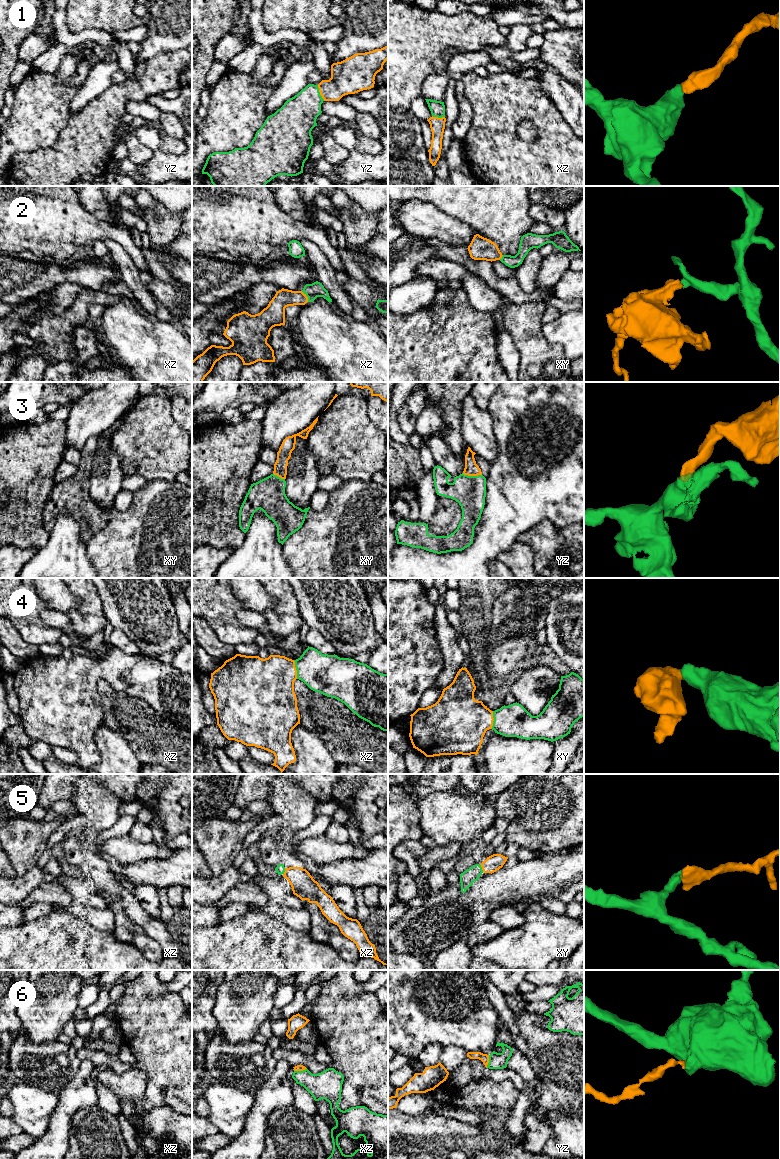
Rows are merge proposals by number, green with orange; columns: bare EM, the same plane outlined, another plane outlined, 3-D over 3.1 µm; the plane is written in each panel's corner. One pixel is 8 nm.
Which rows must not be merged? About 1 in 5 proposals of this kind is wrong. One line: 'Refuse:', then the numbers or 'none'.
Refuse: 6

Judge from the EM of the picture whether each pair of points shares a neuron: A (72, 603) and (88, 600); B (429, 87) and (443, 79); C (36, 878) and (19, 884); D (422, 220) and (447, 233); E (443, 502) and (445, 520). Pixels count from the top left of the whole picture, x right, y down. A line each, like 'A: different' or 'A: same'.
A: different
B: same
C: same
D: same
E: same

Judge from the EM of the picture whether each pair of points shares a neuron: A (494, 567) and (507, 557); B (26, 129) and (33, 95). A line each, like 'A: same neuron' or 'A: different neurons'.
A: different neurons
B: same neuron

